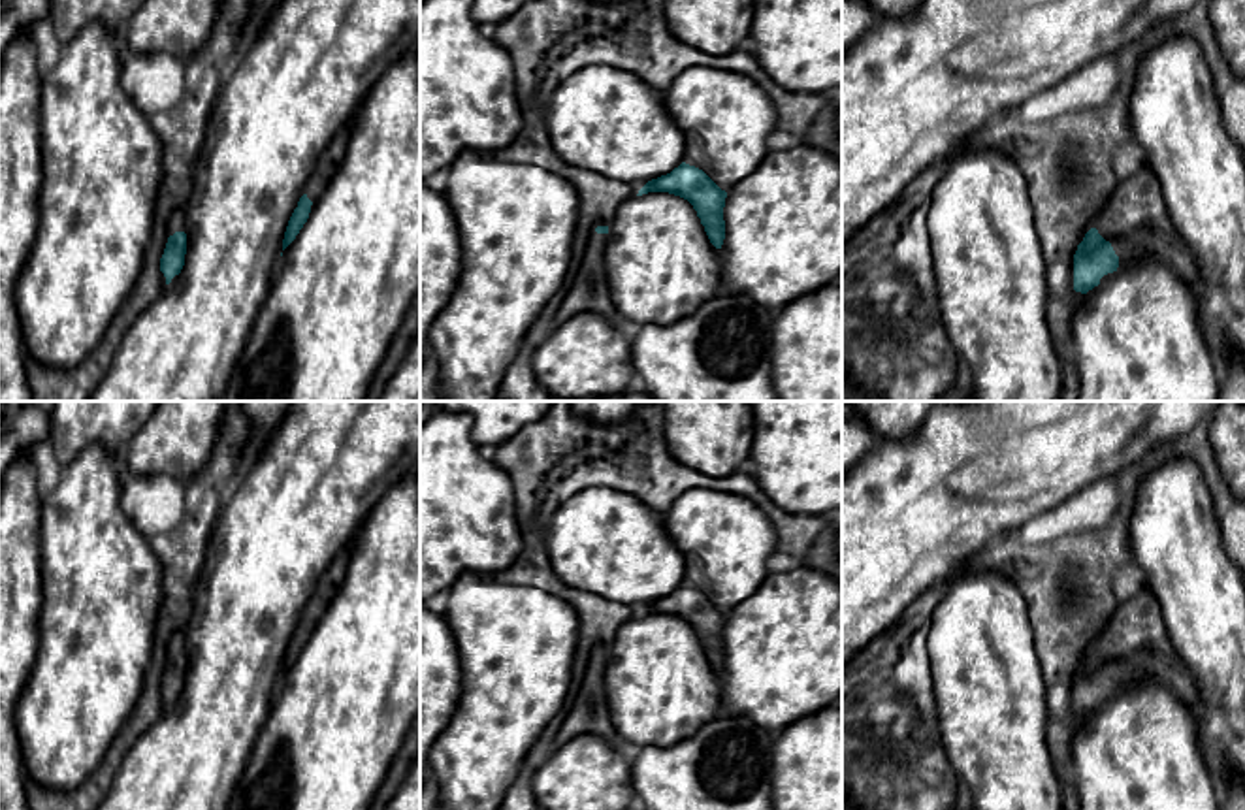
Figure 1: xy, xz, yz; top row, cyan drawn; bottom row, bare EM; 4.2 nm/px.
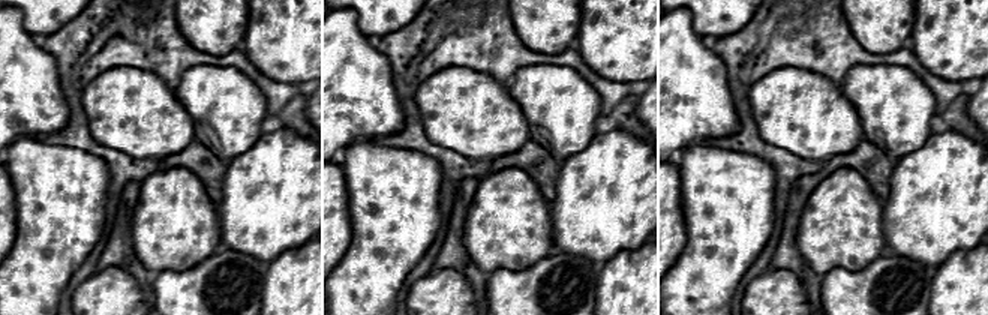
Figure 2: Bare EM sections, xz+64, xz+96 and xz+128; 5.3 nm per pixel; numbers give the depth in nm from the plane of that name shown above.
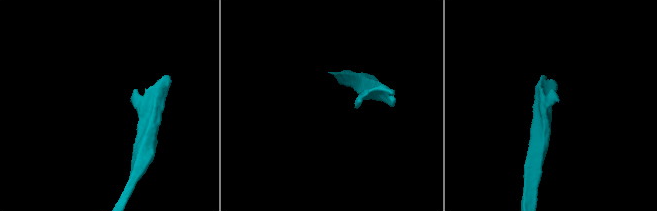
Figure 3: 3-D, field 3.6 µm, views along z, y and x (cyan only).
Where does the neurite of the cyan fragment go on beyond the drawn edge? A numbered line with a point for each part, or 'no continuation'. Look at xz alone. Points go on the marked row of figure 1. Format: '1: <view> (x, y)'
1: xz (588, 292)

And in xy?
1: xy (332, 155)
2: xy (177, 221)

